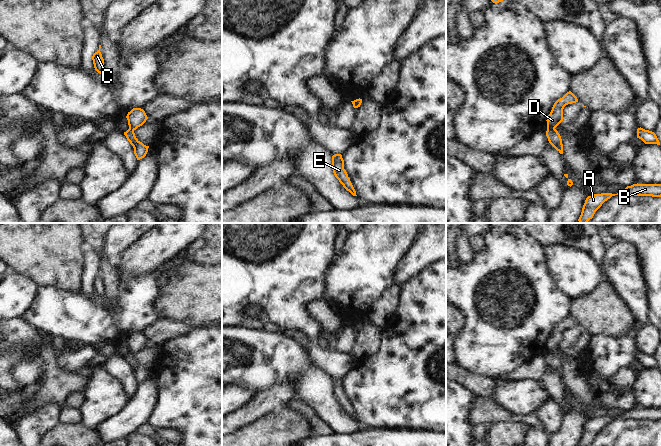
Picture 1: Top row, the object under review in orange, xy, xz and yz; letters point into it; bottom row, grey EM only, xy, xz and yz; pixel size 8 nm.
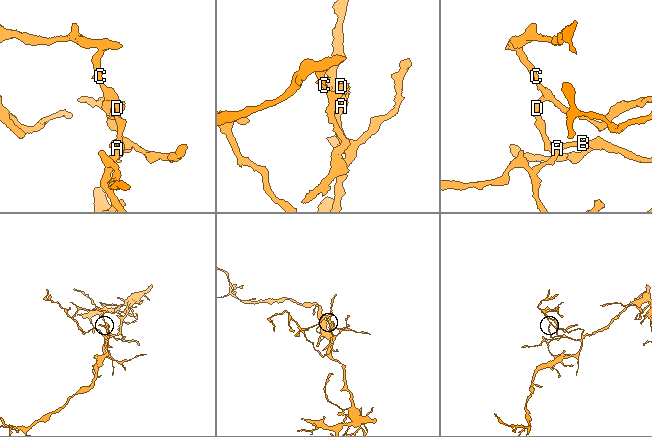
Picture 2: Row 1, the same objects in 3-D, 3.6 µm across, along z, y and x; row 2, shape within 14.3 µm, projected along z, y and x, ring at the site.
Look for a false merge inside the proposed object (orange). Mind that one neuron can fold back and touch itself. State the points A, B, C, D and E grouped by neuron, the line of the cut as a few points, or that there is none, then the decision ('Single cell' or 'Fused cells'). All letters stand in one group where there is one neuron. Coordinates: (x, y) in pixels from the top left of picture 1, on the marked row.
Groups: A B / C D E. Split along yz (554, 128), (547, 130). Fused cells.

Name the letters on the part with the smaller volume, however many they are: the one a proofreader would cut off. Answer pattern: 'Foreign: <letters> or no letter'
Foreign: C, D, E

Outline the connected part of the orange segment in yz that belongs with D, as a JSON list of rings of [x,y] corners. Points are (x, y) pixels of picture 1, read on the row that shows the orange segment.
[[[567,92],[558,99],[547,117],[547,130],[555,129],[563,121],[563,109],[566,105],[578,102],[577,97],[571,92]]]

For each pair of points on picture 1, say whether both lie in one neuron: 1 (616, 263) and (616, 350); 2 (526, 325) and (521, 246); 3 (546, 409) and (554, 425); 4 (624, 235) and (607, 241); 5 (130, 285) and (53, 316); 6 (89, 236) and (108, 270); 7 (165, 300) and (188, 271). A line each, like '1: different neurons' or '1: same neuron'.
1: same neuron
2: same neuron
3: same neuron
4: different neurons
5: same neuron
6: same neuron
7: same neuron

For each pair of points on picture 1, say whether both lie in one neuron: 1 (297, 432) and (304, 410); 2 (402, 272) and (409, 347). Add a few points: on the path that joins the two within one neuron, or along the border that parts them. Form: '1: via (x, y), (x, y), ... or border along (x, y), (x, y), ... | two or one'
1: border along (284, 405), (297, 411), (306, 420), (311, 435) | two
2: border along (422, 269), (401, 286) | two

